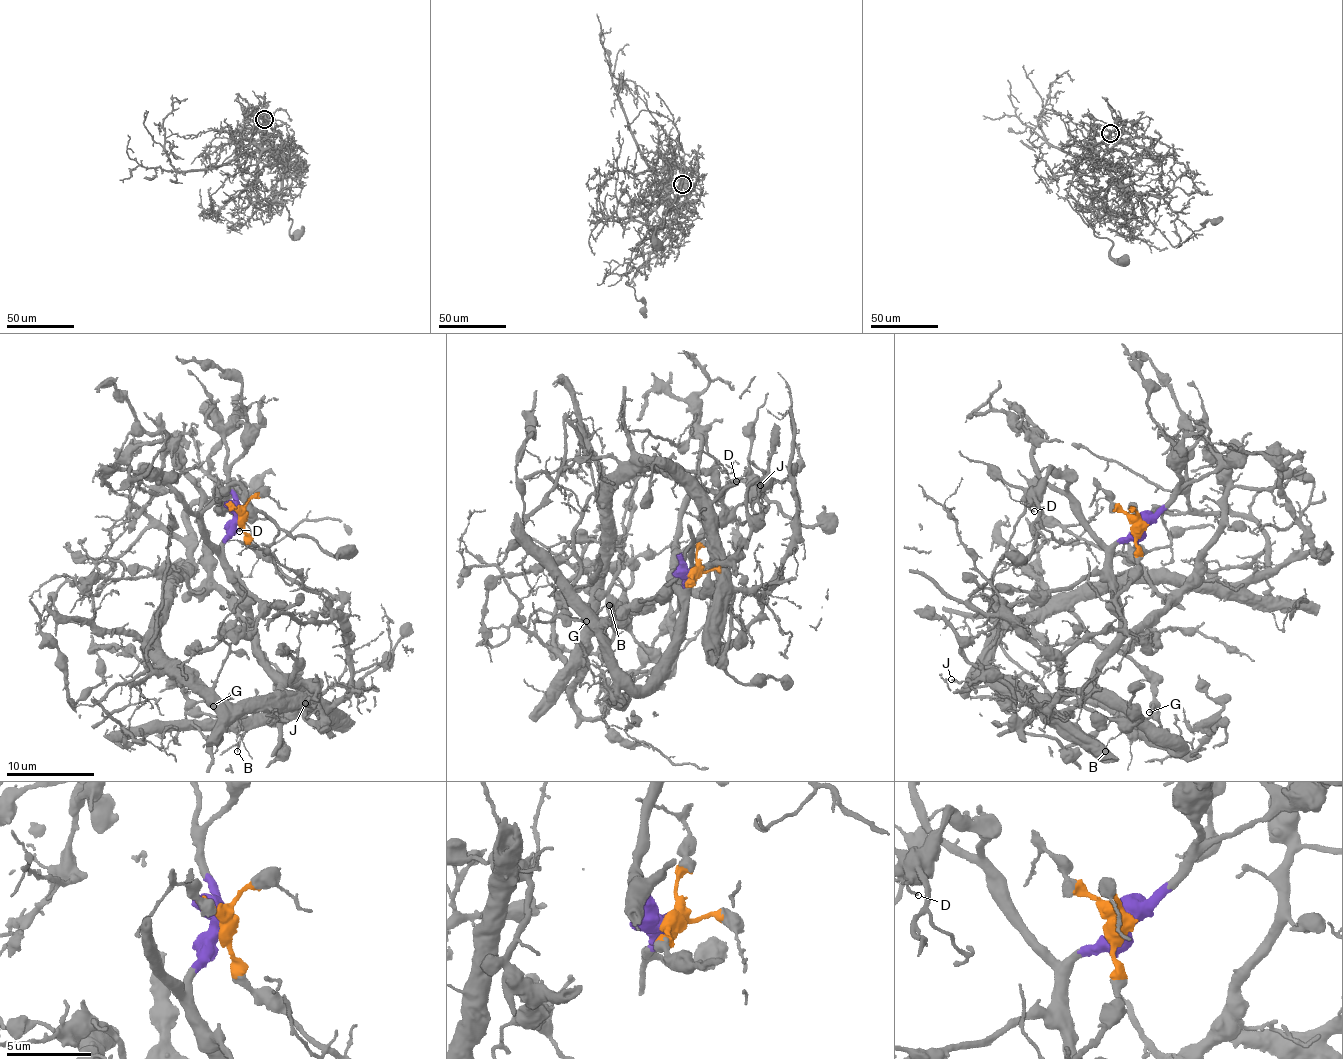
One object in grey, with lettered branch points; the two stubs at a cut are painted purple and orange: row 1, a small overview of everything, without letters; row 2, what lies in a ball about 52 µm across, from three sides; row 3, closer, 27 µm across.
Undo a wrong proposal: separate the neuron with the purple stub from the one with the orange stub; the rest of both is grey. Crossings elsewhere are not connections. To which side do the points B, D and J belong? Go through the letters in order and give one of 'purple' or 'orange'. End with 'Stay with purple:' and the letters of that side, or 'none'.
B: purple
D: purple
J: purple
Stay with purple: B, D, J

